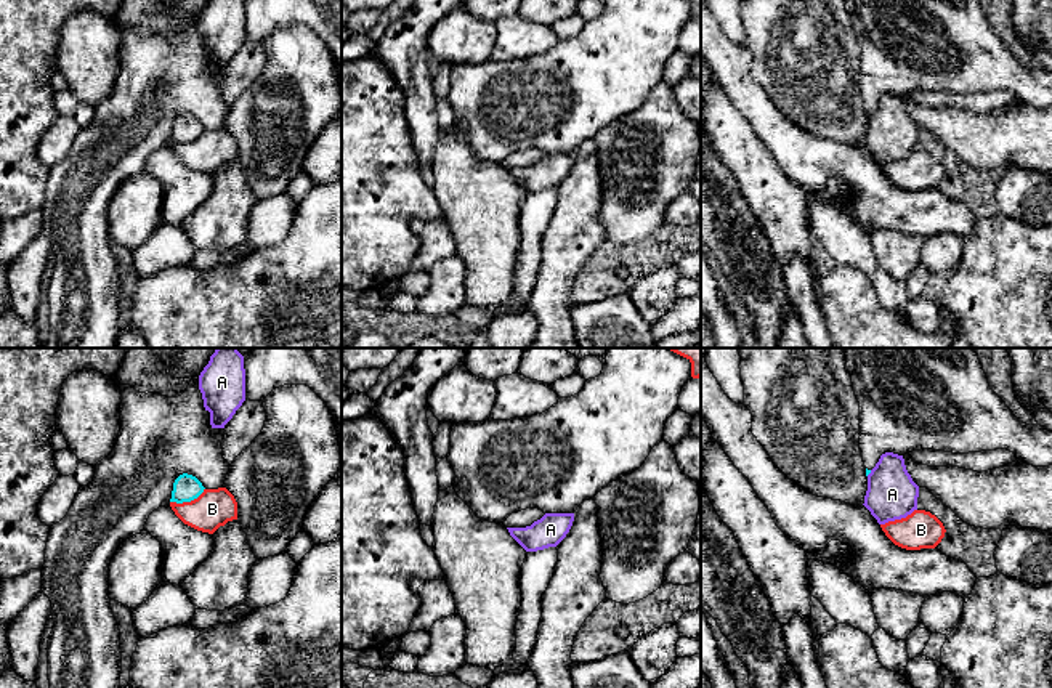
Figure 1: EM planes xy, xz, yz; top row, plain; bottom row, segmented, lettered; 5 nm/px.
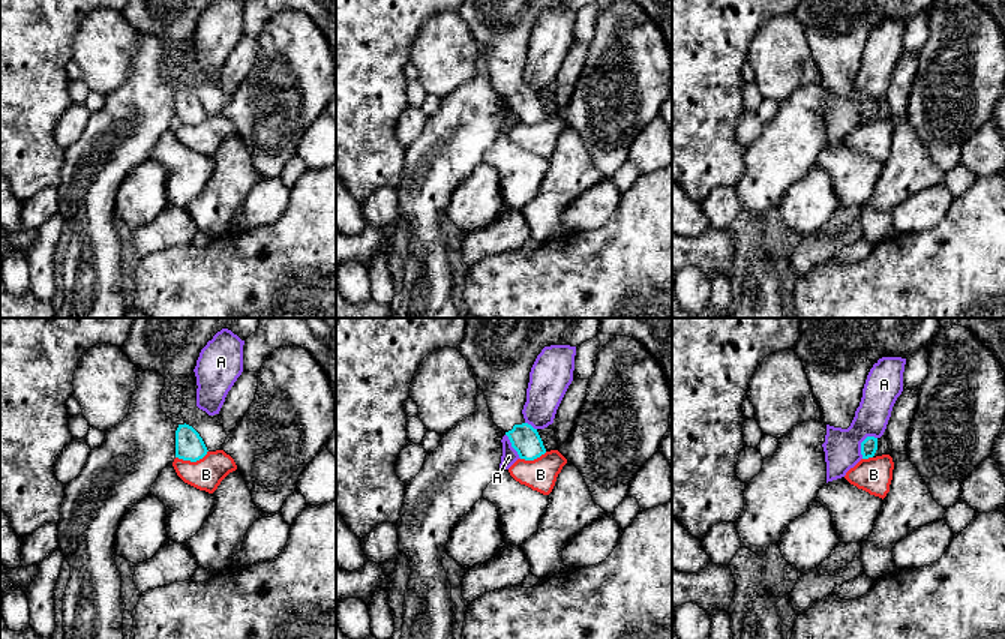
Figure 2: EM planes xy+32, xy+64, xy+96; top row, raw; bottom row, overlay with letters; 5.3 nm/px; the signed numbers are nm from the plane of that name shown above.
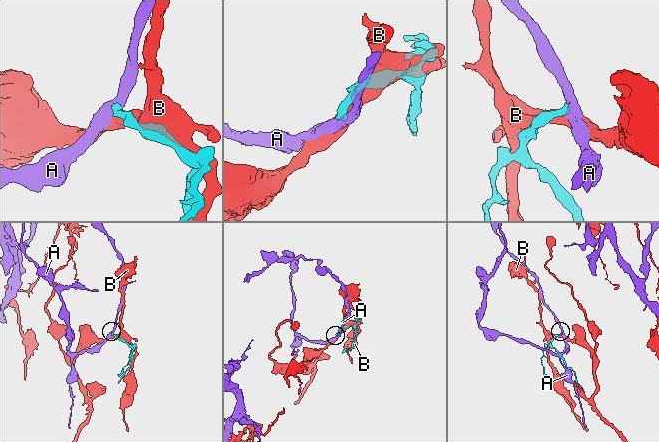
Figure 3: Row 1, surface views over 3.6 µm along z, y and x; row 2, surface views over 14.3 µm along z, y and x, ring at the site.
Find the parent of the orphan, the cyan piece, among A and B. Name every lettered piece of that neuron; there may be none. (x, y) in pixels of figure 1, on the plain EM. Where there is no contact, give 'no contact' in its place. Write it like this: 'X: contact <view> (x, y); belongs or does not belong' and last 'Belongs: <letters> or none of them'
A: contact yz (868, 114); does not belong
B: contact xy (188, 141); does not belong
Belongs: none of them

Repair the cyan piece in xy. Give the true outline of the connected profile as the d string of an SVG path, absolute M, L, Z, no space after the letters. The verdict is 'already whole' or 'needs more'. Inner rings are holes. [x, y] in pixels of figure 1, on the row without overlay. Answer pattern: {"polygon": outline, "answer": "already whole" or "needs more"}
{"polygon": "M188 114L180 115L173 123L170 143L183 144L197 140L204 133L202 123Z", "answer": "already whole"}

